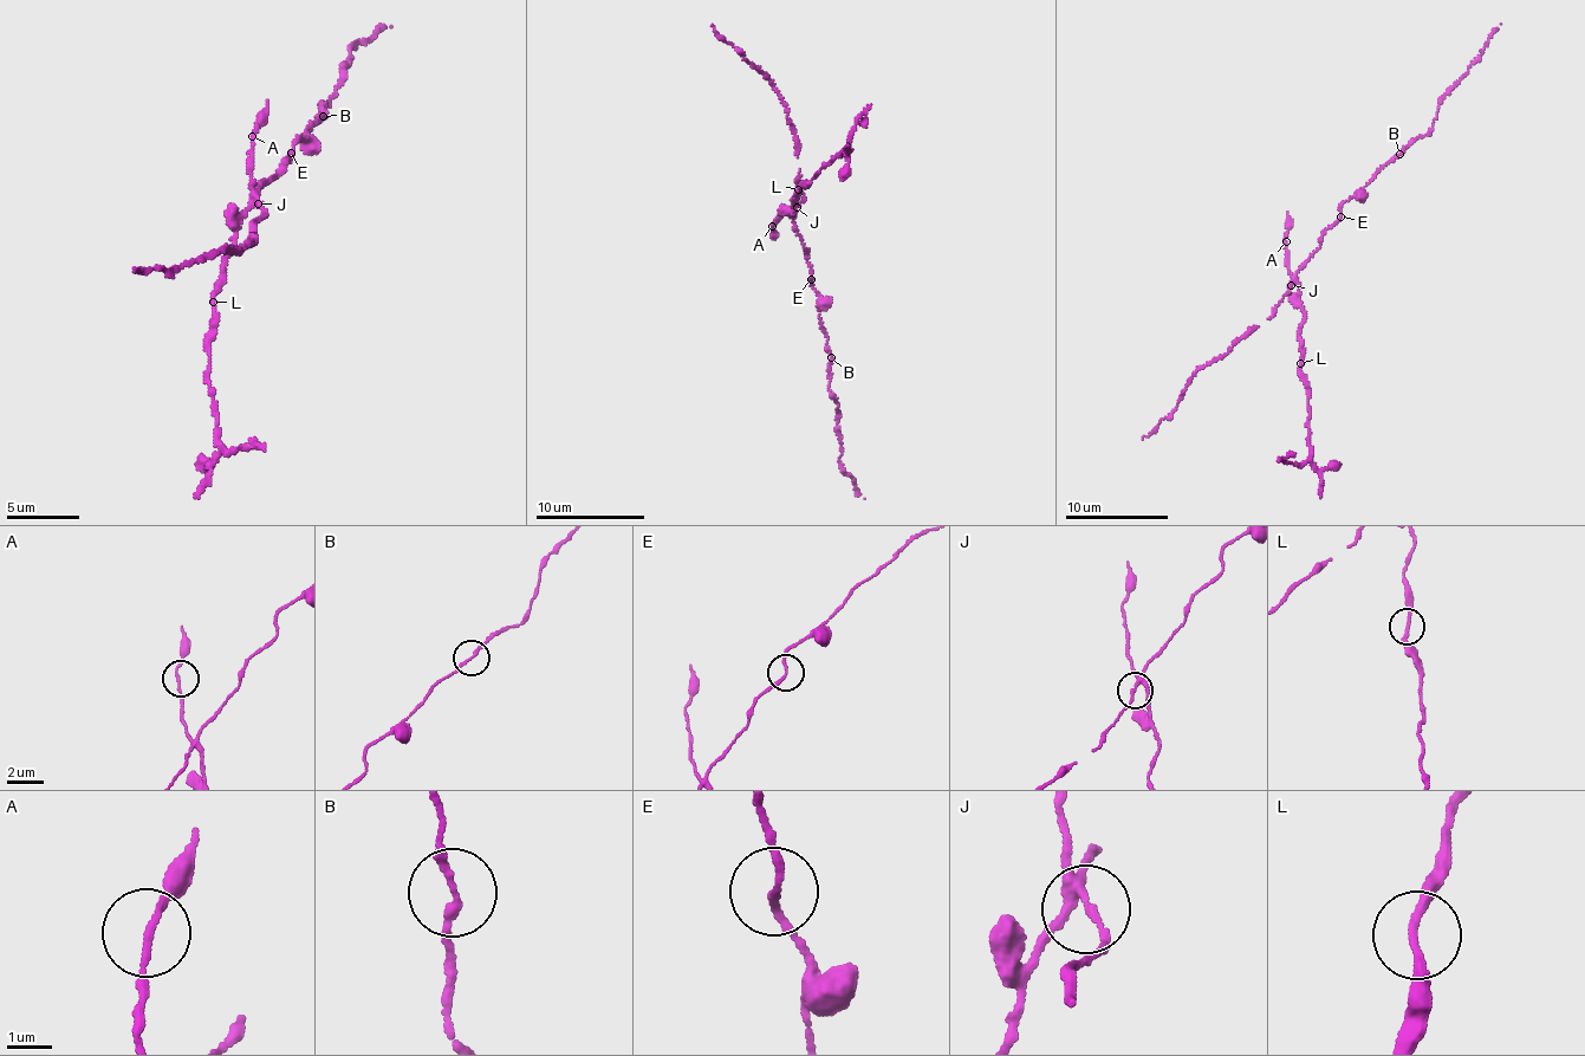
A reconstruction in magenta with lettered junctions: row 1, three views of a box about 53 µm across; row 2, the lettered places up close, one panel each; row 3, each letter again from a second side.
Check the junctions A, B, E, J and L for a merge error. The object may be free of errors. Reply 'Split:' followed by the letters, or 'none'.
Split: none

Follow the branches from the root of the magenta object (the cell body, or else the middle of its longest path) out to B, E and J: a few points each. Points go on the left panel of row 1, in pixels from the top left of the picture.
B: (280, 175), (283, 161), (293, 155), (293, 142), (305, 138), (303, 135), (307, 129), (324, 116)
E: (280, 175), (280, 164), (291, 156), (290, 151)
J: (280, 175), (259, 188), (258, 203)

